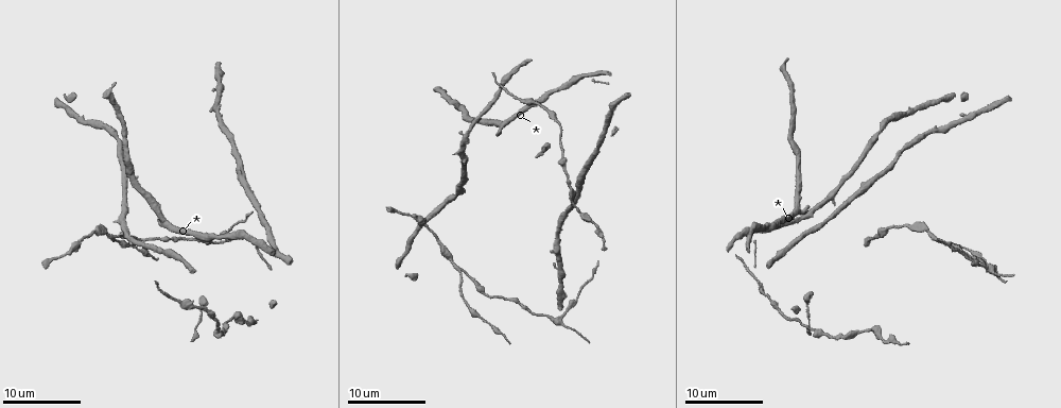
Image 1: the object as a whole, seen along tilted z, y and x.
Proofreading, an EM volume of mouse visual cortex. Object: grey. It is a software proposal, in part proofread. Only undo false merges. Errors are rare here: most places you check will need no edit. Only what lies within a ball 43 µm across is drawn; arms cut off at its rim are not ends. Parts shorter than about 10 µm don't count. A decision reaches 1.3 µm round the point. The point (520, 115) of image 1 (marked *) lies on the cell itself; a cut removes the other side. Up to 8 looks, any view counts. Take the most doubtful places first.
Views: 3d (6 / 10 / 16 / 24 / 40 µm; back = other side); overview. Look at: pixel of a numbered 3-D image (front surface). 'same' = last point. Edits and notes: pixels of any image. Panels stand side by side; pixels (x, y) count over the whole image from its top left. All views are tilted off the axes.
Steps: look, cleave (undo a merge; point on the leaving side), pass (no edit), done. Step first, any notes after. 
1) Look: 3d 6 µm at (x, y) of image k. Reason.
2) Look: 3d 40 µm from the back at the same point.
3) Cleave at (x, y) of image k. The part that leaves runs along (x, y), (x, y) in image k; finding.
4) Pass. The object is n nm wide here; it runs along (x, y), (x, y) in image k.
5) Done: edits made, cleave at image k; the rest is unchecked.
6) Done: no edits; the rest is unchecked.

Look: 3d 10 µm at (118, 235) of image 1. Arms part here.

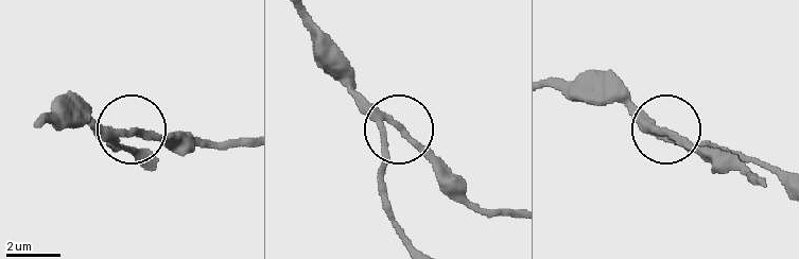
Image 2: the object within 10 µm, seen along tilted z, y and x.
Pass. The object is 260 nm wide here; one cell here.

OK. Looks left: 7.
Look: 3d 16 µm at (508, 119) of image 1.

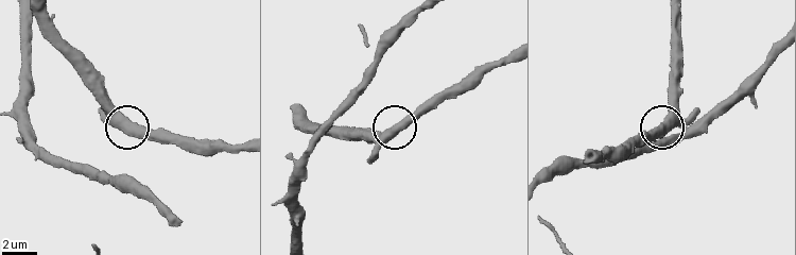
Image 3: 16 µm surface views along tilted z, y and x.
Look: 3d 6 µm at (125, 130) of image 3.

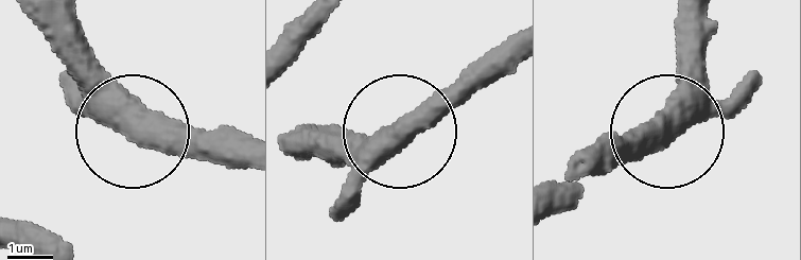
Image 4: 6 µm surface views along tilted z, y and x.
Pass. It runs along (468, 101), (437, 105), (403, 131), (311, 142) in image 4; one cell here.

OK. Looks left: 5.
Look: 3d 10 µm at (834, 198) of image 1.

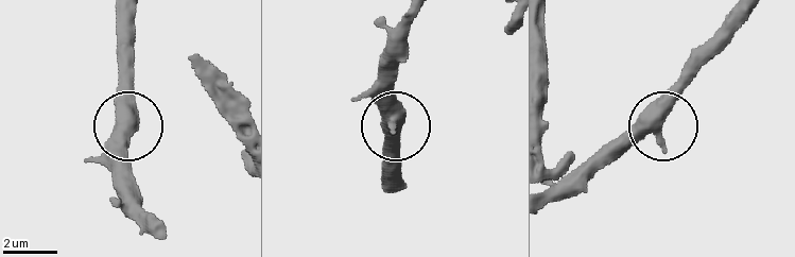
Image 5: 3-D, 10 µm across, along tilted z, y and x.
Pass. One cell here.

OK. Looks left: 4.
Look: 3d 10 µm at (81, 241) of image 1. Sudden change in width.

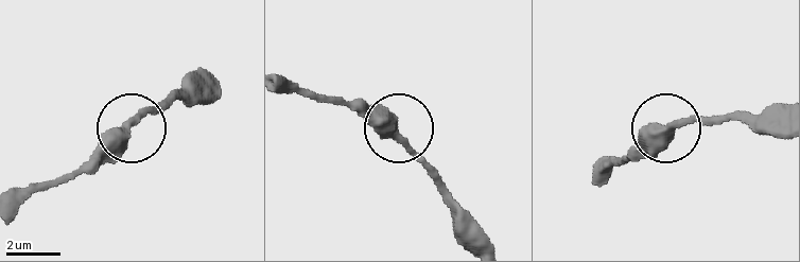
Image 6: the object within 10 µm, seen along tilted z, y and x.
Pass. All the same cell.

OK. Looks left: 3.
Done: no edits; the rest is unchecked.

